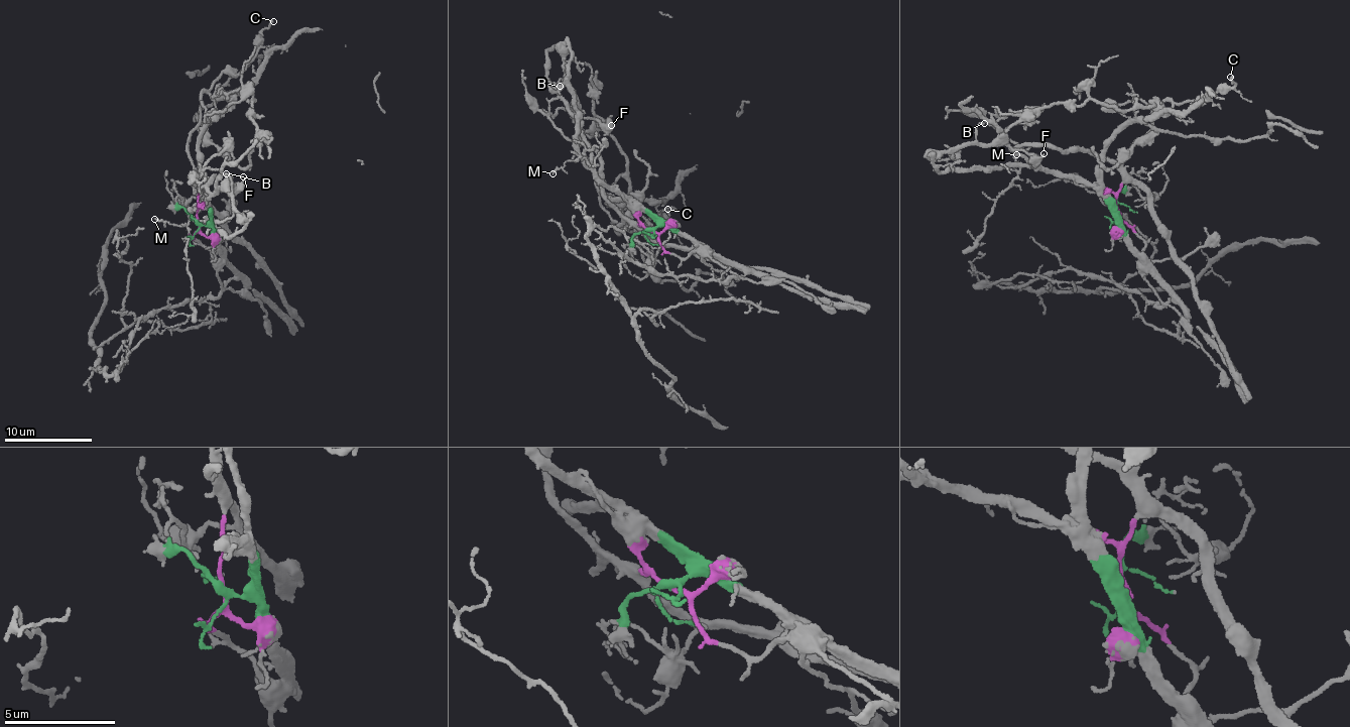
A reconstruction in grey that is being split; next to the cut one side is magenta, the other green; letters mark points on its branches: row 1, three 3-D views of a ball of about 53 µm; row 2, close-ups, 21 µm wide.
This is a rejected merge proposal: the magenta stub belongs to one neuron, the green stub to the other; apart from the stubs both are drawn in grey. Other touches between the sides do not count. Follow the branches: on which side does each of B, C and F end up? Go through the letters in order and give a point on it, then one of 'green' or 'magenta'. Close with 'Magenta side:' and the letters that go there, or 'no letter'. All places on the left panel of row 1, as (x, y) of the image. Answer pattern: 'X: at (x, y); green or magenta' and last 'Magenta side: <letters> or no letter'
B: at (226, 173); magenta
C: at (273, 21); magenta
F: at (243, 176); magenta
Magenta side: B, C, F

